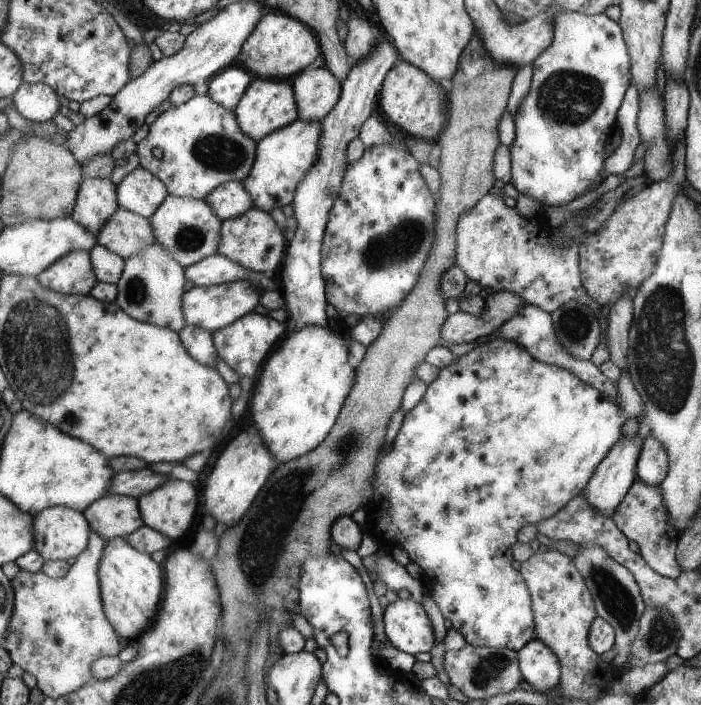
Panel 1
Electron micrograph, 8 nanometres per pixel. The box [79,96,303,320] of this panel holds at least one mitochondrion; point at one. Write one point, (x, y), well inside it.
(213, 152)

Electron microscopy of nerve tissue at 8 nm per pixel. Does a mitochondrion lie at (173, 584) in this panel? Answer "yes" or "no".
no

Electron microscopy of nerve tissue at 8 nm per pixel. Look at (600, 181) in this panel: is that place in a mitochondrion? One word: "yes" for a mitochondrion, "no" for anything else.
no

